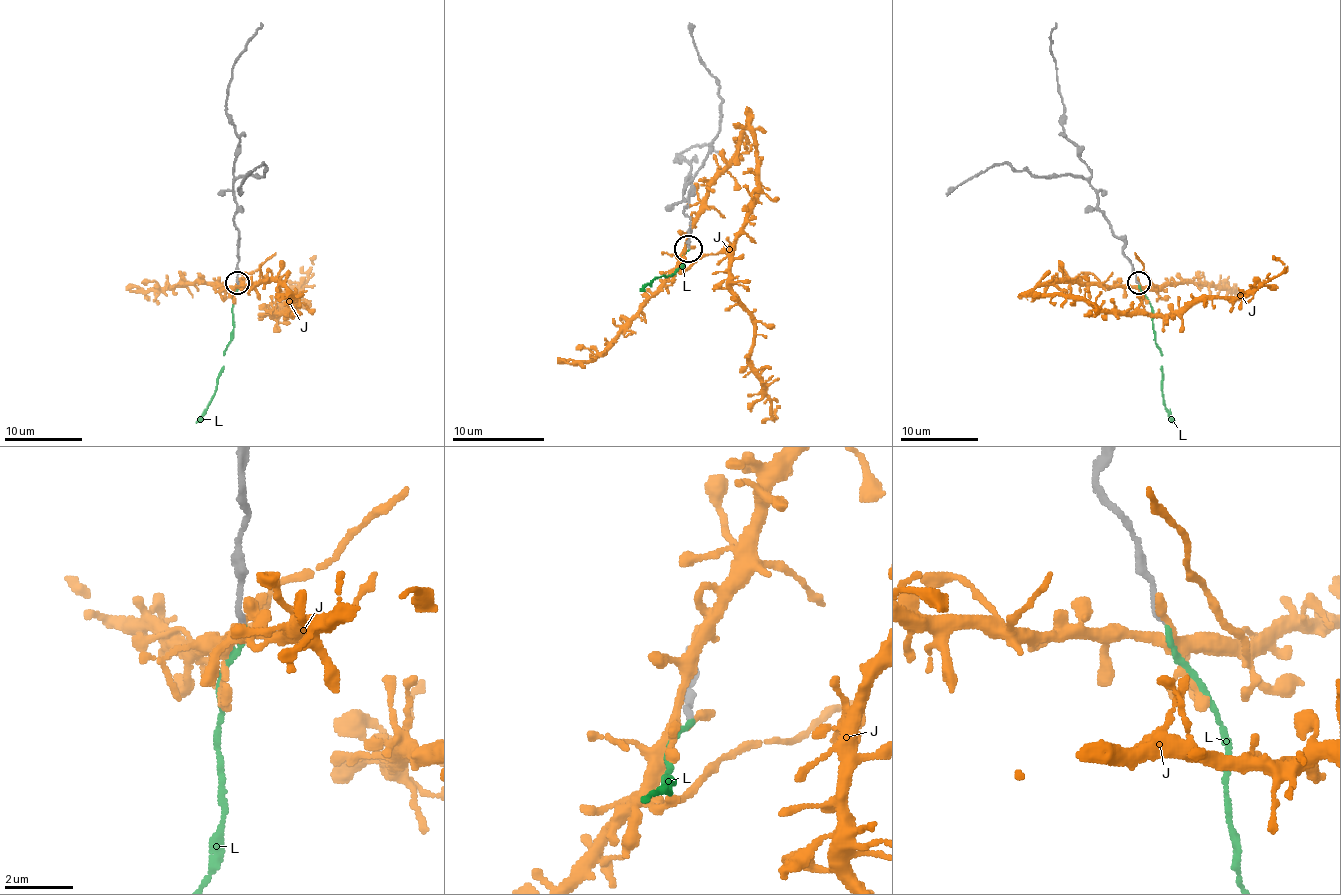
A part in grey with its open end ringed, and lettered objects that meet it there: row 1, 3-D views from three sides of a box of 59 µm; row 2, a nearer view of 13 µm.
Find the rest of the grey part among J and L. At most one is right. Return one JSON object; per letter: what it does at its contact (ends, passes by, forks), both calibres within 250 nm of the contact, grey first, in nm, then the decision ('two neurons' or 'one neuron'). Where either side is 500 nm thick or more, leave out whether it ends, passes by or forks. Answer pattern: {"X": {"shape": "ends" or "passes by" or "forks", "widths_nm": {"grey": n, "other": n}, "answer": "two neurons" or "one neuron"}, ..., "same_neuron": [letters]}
{"J": {"shape": "ends", "widths_nm": {"grey": 130, "other": 280}, "answer": "two neurons"}, "L": {"shape": "ends", "widths_nm": {"grey": 130, "other": 130}, "answer": "one neuron"}, "same_neuron": ["L"]}

